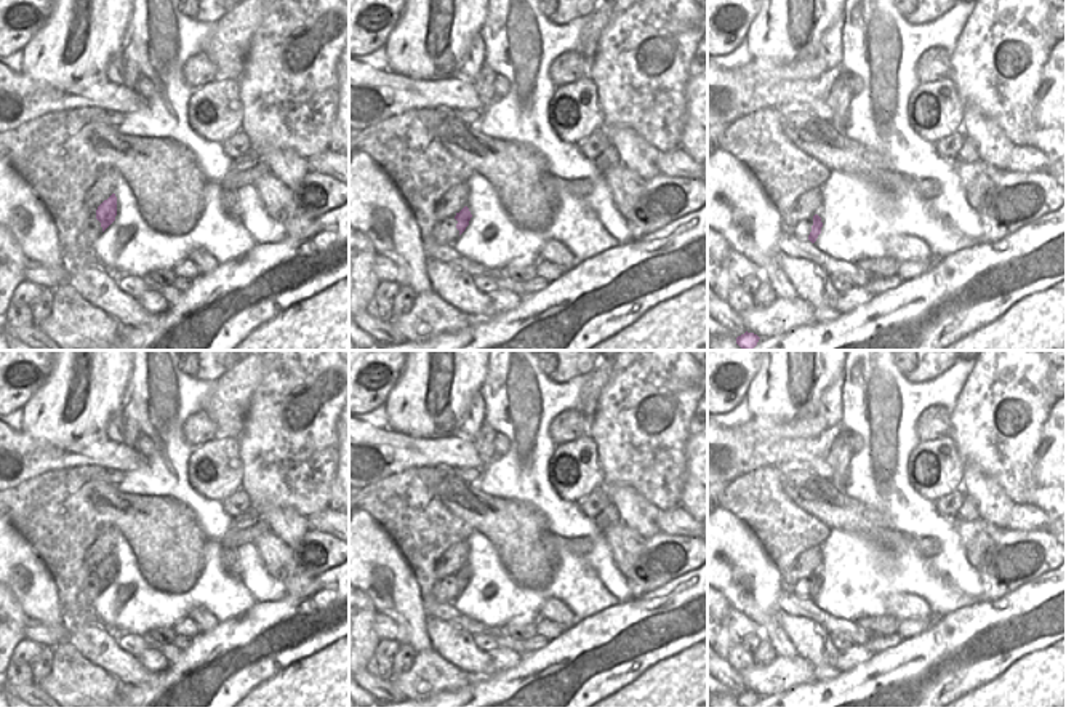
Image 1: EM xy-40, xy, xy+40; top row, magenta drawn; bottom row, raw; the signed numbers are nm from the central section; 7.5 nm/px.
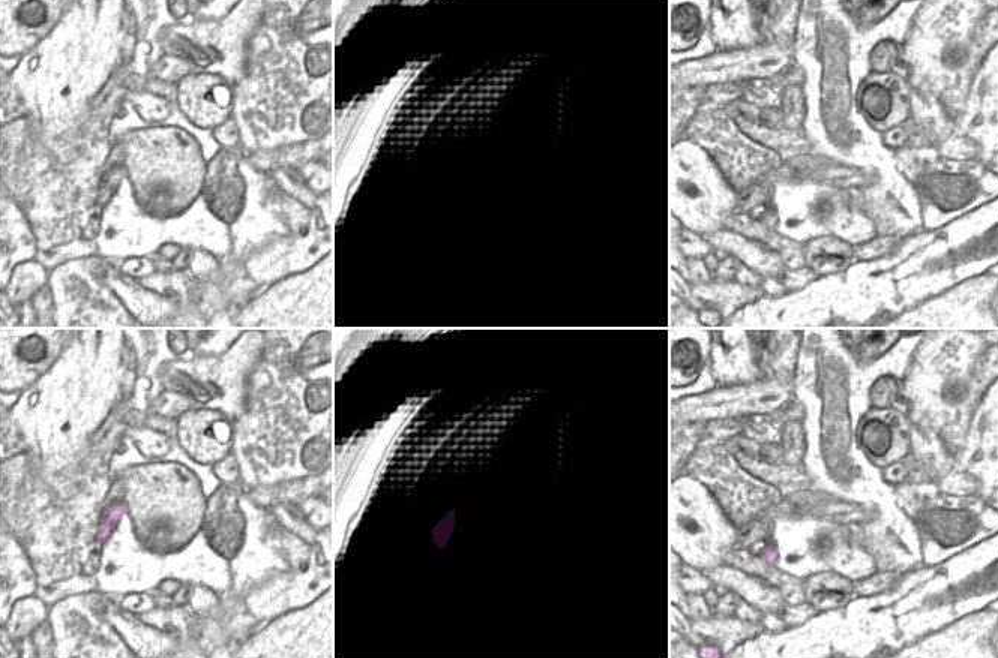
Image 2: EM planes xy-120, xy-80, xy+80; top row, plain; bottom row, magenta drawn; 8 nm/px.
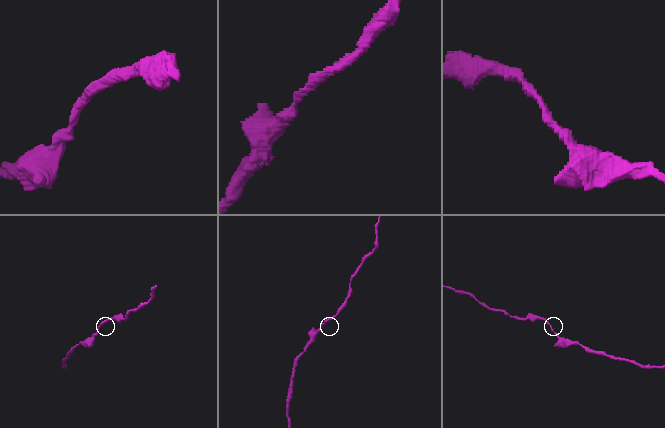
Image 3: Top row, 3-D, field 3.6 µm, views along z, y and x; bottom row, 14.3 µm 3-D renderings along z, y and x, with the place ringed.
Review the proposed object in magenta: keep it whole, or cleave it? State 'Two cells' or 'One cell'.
One cell.

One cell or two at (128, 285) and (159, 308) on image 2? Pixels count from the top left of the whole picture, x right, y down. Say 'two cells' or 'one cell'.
one cell

